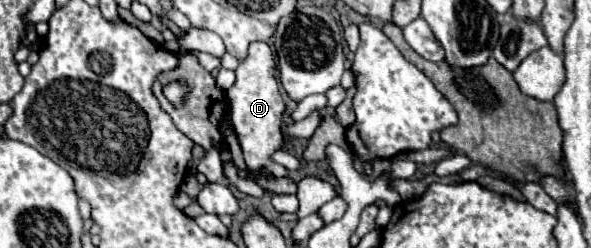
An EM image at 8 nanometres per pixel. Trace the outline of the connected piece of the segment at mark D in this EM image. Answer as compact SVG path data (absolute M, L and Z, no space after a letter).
M266 42L250 44L246 60L240 62L240 66L236 68L236 84L226 92L226 98L230 102L230 120L240 140L246 166L250 170L264 168L266 174L274 174L276 178L280 178L286 176L288 170L270 160L274 150L284 148L280 126L282 126L282 116L286 106L280 96L276 72L278 70L276 70L276 62L274 62L270 46Z

